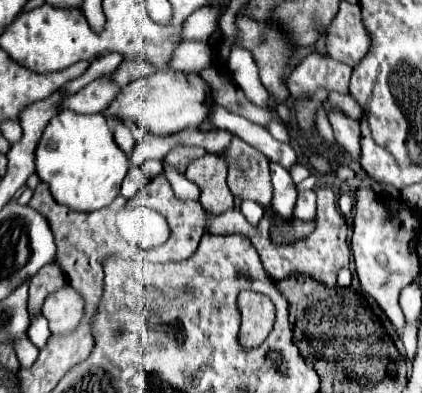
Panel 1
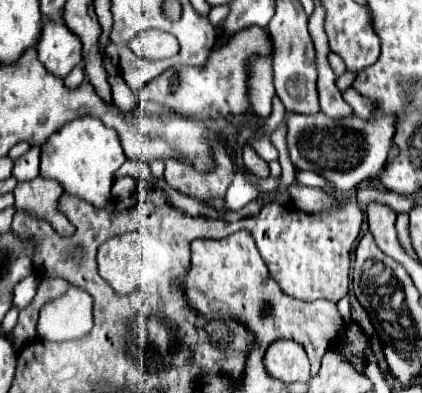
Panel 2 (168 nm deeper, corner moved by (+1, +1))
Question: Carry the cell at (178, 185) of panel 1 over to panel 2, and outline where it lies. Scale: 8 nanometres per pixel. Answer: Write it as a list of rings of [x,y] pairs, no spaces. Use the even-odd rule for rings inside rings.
[[[118,72],[108,76],[108,84],[112,90],[112,102],[116,102],[120,110],[132,110],[132,106],[136,106],[136,94],[126,86],[126,82]]]

